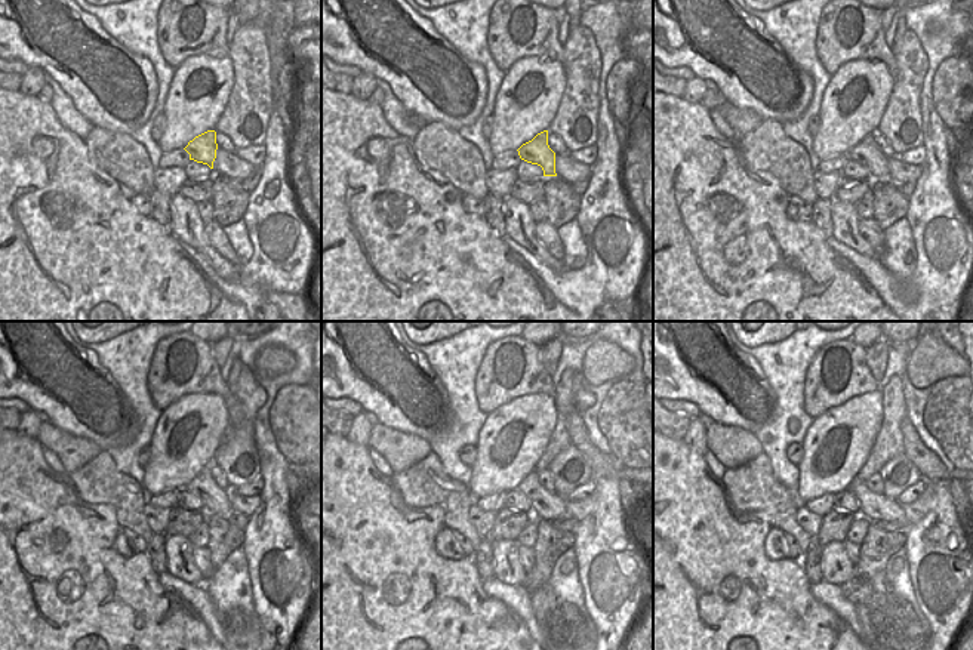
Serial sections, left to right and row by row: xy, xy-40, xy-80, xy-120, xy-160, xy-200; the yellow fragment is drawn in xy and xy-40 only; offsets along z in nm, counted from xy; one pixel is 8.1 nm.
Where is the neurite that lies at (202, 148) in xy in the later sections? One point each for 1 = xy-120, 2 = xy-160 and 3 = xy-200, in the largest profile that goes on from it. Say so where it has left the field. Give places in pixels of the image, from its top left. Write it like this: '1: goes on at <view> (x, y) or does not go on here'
1: goes on at xy-120 (215, 502)
2: goes on at xy-160 (545, 505)
3: goes on at xy-200 (874, 507)

